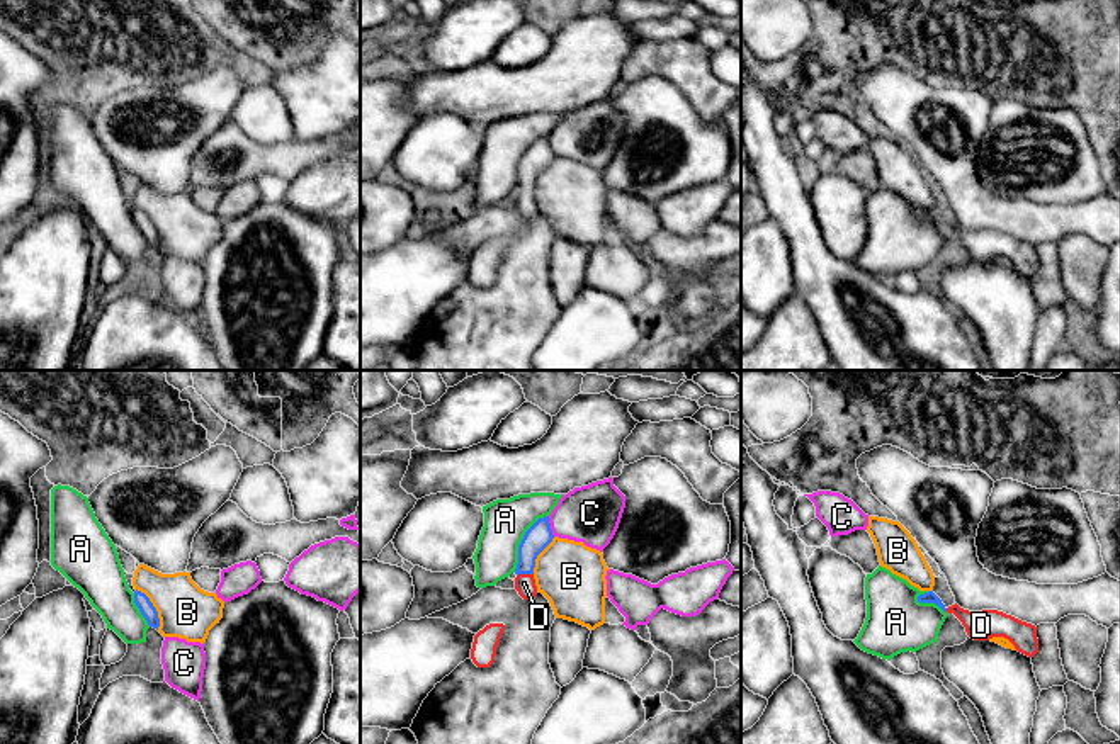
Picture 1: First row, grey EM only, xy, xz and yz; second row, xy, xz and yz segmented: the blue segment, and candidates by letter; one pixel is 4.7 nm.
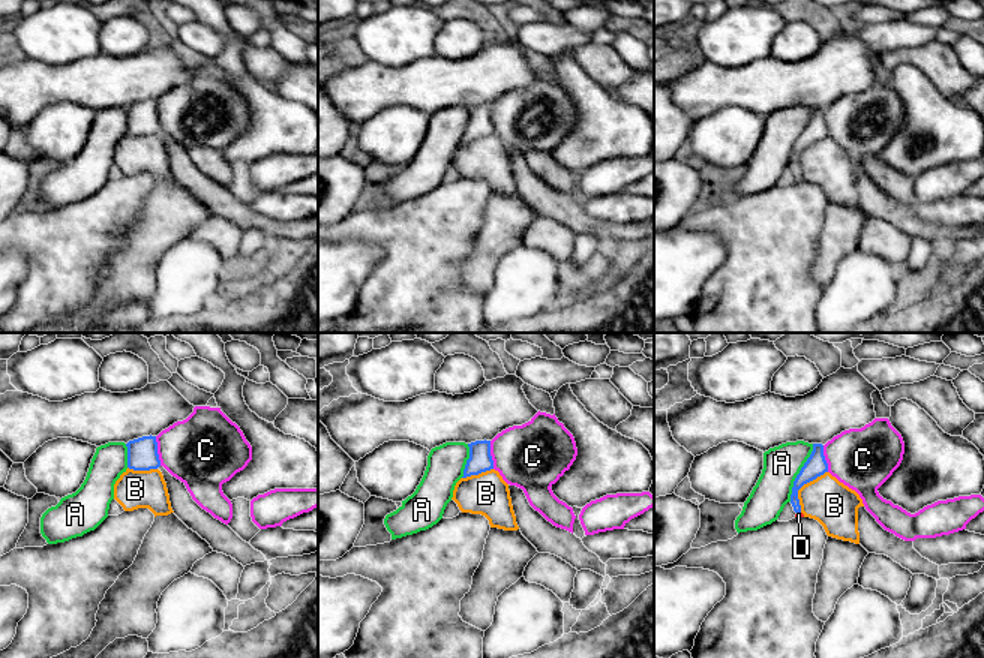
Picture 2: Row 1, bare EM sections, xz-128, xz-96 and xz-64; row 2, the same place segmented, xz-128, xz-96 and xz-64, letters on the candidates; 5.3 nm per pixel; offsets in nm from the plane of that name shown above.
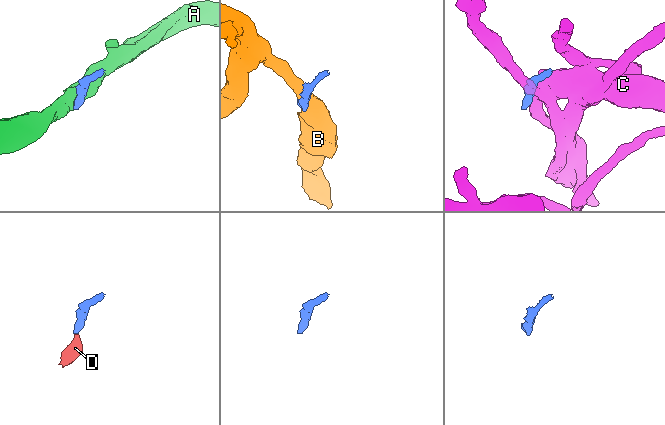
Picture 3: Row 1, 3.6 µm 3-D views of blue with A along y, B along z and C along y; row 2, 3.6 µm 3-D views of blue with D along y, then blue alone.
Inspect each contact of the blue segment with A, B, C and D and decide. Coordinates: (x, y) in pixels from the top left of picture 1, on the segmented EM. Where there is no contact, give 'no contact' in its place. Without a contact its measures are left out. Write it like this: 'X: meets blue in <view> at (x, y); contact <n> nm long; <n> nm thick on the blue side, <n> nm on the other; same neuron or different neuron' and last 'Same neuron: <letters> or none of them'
A: meets blue in xz at (522, 541); contact 320 nm long; 120 nm thick on the blue side, 200 nm on the other; different neuron
B: meets blue in xy at (155, 608); contact 220 nm long; 70 nm thick on the blue side, 260 nm on the other; different neuron
C: meets blue in xz at (549, 527); contact 100 nm long; 120 nm thick on the blue side, 280 nm on the other; different neuron
D: meets blue in xz at (524, 573); contact 80 nm long; 120 nm thick on the blue side, 100 nm on the other; same neuron
Same neuron: D

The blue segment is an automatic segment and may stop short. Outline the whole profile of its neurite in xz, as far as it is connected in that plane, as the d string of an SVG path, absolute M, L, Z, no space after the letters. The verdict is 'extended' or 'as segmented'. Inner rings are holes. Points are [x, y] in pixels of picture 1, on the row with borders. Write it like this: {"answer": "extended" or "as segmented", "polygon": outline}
{"answer": "extended", "polygon": "M549 516L539 518L523 535L518 545L518 564L515 569L515 589L523 600L534 600L537 586L534 567L537 555L552 542Z"}

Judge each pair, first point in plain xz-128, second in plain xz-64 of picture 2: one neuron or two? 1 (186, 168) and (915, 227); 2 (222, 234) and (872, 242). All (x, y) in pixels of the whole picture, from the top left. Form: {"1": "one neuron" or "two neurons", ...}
{"1": "one neuron", "2": "one neuron"}

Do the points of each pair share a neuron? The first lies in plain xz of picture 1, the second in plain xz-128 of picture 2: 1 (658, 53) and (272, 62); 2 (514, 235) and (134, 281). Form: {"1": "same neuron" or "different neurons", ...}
{"1": "same neuron", "2": "different neurons"}

